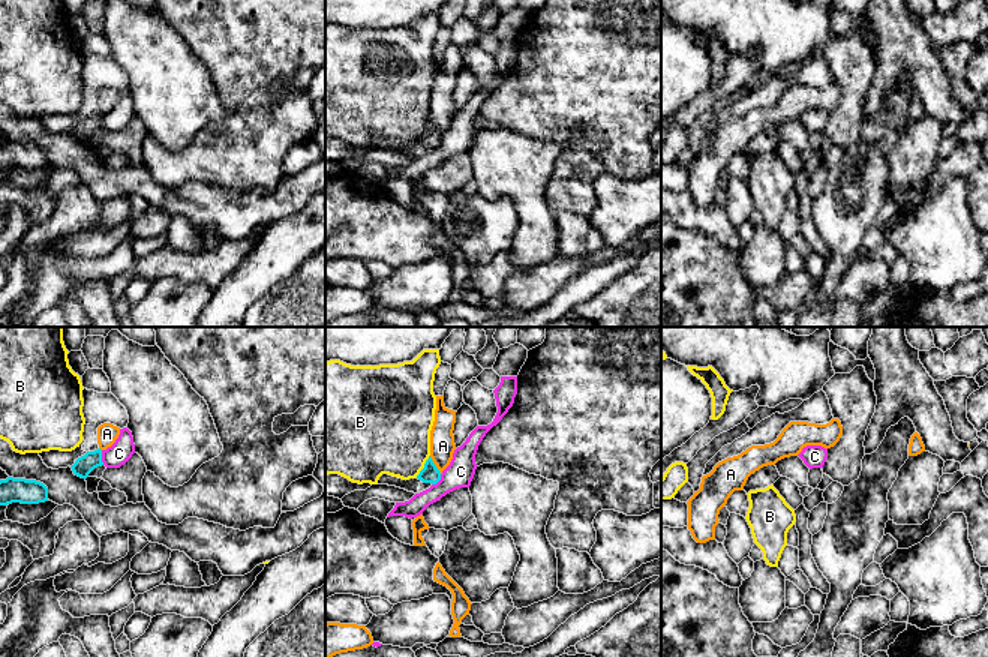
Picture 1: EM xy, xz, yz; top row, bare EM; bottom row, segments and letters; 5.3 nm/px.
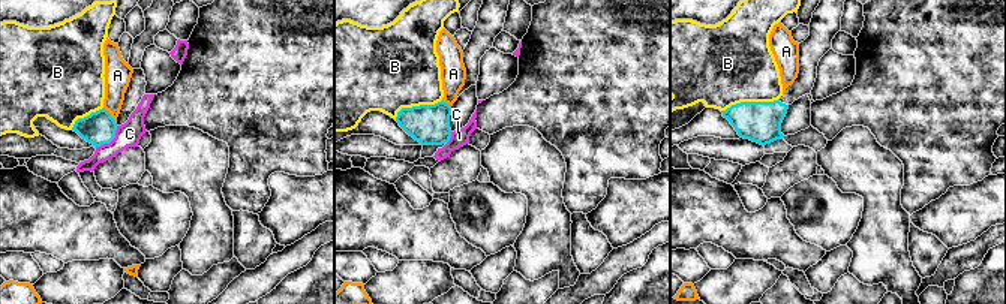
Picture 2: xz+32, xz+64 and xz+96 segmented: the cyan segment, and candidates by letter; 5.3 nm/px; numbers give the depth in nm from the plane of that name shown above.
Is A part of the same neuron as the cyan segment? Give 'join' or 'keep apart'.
keep apart

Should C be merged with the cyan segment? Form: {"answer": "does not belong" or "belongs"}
{"answer": "does not belong"}

